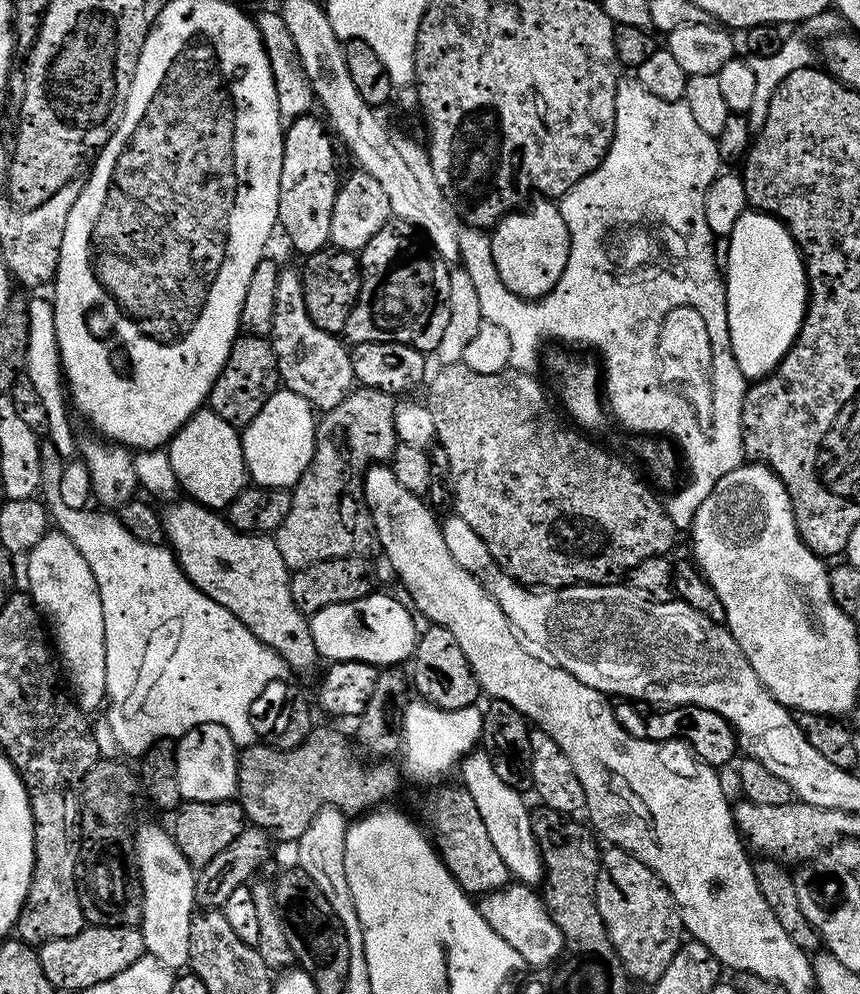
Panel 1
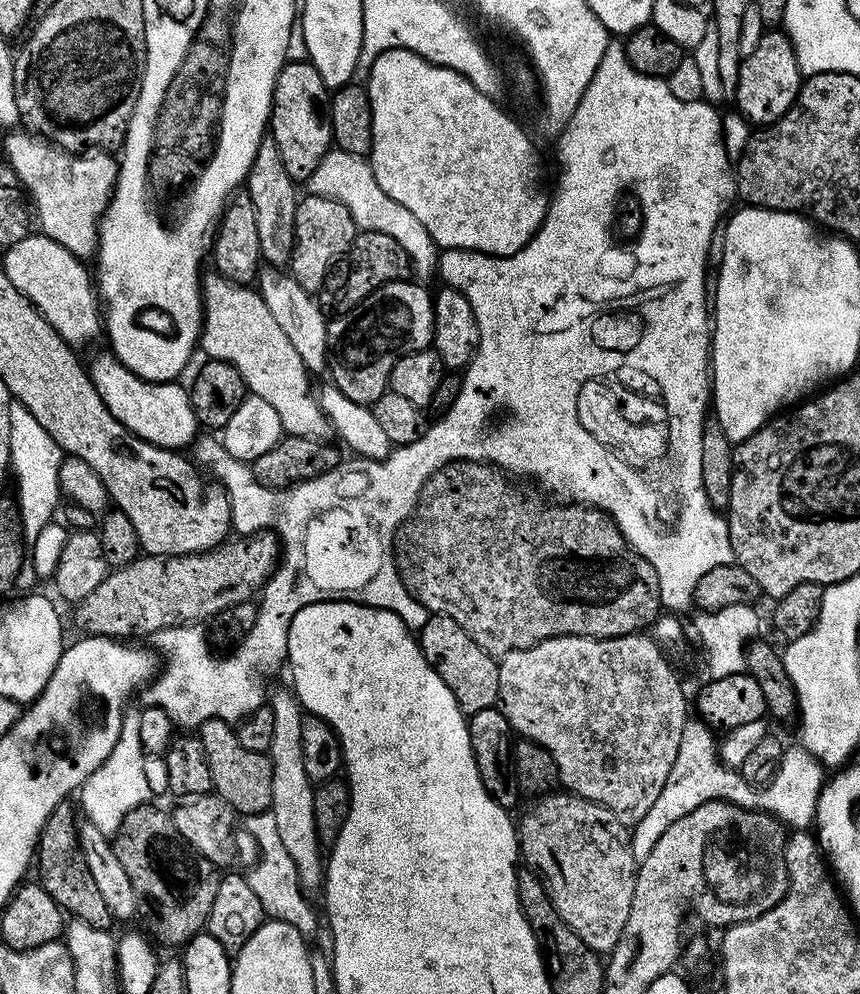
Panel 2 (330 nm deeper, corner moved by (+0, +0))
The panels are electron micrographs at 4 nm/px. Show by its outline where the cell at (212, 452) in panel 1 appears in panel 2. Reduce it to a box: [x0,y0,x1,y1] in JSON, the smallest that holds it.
[87,350,197,450]

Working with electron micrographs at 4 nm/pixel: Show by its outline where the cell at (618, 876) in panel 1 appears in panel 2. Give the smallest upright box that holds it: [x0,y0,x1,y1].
[518,790,638,954]

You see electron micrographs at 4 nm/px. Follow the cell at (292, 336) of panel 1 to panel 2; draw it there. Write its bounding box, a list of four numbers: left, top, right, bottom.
[246,138,298,266]

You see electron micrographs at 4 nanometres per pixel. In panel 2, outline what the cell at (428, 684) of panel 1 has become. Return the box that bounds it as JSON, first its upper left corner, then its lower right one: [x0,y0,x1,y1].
[418,614,498,714]

